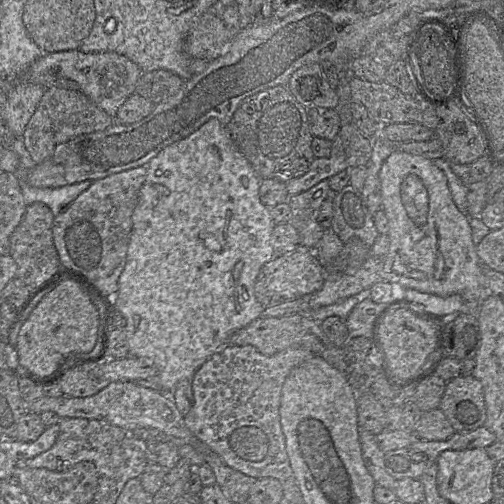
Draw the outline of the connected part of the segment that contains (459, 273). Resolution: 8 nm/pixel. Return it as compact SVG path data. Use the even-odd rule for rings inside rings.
M394 150L383 162L378 174L378 178L381 184L381 208L385 212L388 220L389 230L387 235L390 240L389 250L383 258L382 262L380 280L389 282L393 285L393 295L402 295L402 290L404 288L410 288L420 292L434 294L442 297L459 294L467 304L467 311L475 312L476 314L476 310L479 305L487 298L487 280L483 274L483 263L477 255L476 246L472 240L472 231L469 224L470 217L467 213L462 213L456 207L452 199L445 174L437 166L435 166L432 160L429 160L423 156L412 155L400 150Z

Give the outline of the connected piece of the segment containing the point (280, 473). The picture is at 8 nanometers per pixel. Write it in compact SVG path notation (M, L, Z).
M225 345L191 379L194 402L184 416L186 427L228 467L255 479L271 477L284 482L293 472L279 420L282 385L295 367L313 356L304 348L267 356L251 345Z

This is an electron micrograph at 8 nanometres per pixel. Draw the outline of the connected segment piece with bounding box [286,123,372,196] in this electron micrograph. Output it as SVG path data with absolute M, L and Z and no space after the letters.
M354 124L341 125L332 141L328 157L315 158L309 170L286 183L289 196L307 191L317 183L328 180L353 167L367 167L372 154L372 139L363 135Z

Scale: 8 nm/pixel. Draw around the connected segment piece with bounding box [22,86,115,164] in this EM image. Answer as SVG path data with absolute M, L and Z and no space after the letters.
M49 86L45 88L37 109L28 121L22 139L33 161L39 164L53 154L57 145L83 134L103 131L114 123L114 118L92 103L80 90Z

